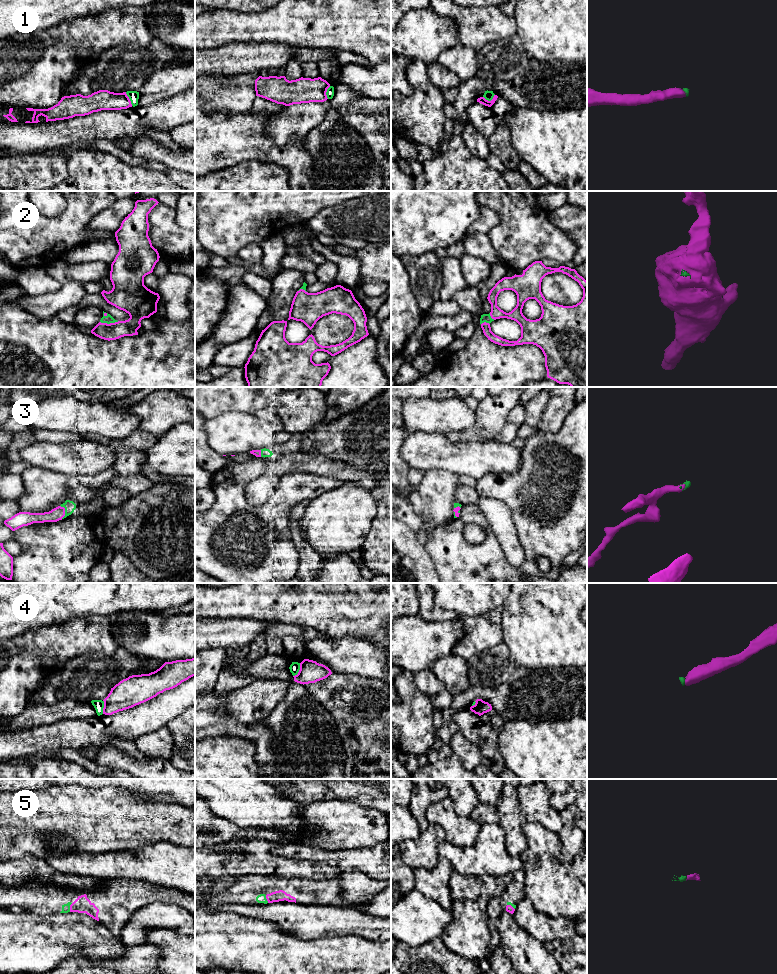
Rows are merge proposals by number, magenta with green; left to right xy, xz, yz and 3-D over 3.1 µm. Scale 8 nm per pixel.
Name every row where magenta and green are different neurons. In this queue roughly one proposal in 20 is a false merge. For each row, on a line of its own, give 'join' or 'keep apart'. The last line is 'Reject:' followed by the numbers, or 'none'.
1: join
2: join
3: join
4: join
5: join
Reject: none

